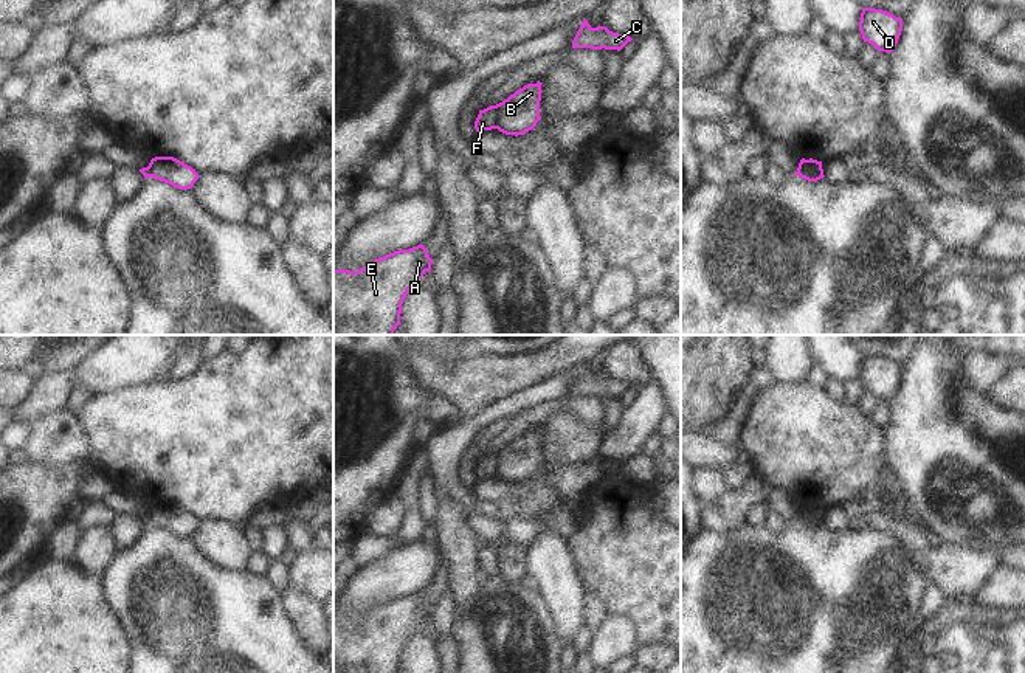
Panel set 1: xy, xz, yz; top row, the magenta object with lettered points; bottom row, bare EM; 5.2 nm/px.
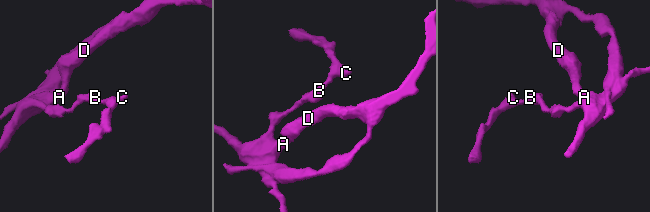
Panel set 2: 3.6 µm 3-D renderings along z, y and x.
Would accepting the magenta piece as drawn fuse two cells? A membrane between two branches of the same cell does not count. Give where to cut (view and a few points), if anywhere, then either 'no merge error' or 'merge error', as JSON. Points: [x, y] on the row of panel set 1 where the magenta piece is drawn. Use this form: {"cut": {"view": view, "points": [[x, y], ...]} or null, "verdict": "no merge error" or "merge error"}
{"cut": {"view": "yz", "points": [[797, 171], [813, 172], [819, 179]]}, "verdict": "merge error"}

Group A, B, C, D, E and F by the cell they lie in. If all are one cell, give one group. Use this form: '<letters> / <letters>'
A D E F / B C

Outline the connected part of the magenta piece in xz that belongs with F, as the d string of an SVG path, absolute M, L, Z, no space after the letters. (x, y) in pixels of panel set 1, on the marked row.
M496 105L479 110L479 115L475 121L475 129L476 132L496 129Z

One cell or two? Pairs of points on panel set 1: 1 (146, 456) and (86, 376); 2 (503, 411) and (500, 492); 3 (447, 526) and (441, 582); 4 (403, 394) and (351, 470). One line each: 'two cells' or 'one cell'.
1: two cells
2: two cells
3: two cells
4: one cell

